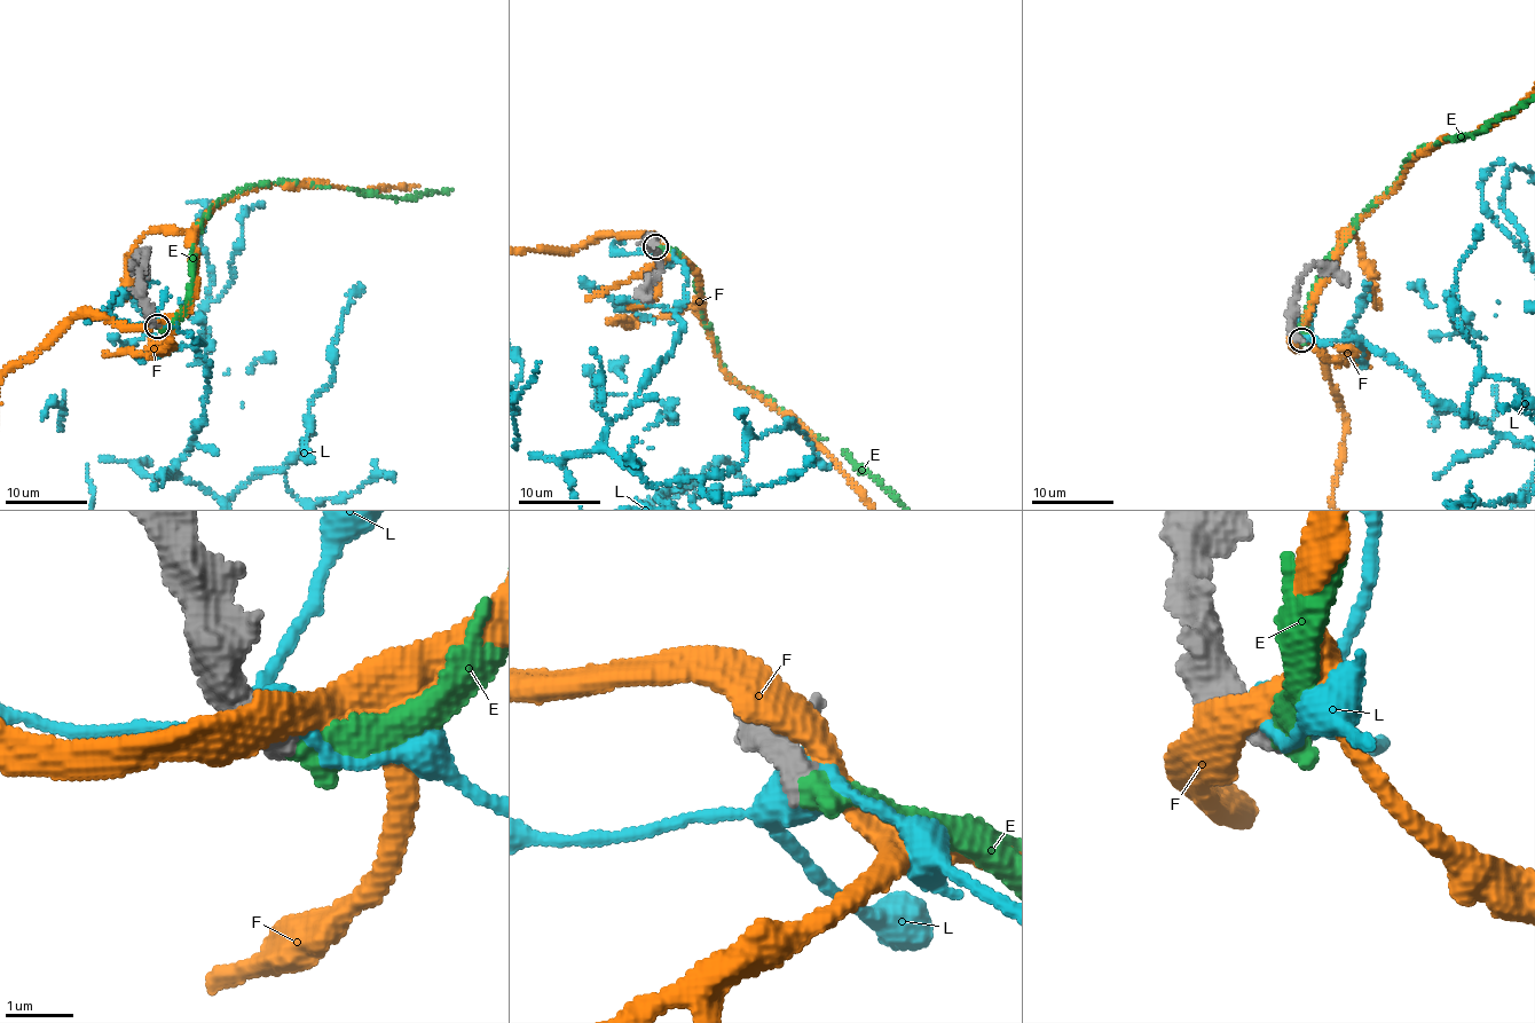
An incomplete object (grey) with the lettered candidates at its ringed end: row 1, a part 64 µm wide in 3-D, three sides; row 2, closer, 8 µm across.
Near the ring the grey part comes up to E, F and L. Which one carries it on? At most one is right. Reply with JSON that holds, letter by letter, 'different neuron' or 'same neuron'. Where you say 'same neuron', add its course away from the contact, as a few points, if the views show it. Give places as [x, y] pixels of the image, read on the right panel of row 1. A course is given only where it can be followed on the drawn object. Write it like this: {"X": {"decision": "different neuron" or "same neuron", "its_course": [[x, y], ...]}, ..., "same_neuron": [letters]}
{"E": {"decision": "same neuron"}, "F": {"decision": "different neuron"}, "L": {"decision": "different neuron"}, "same_neuron": ["E"]}

